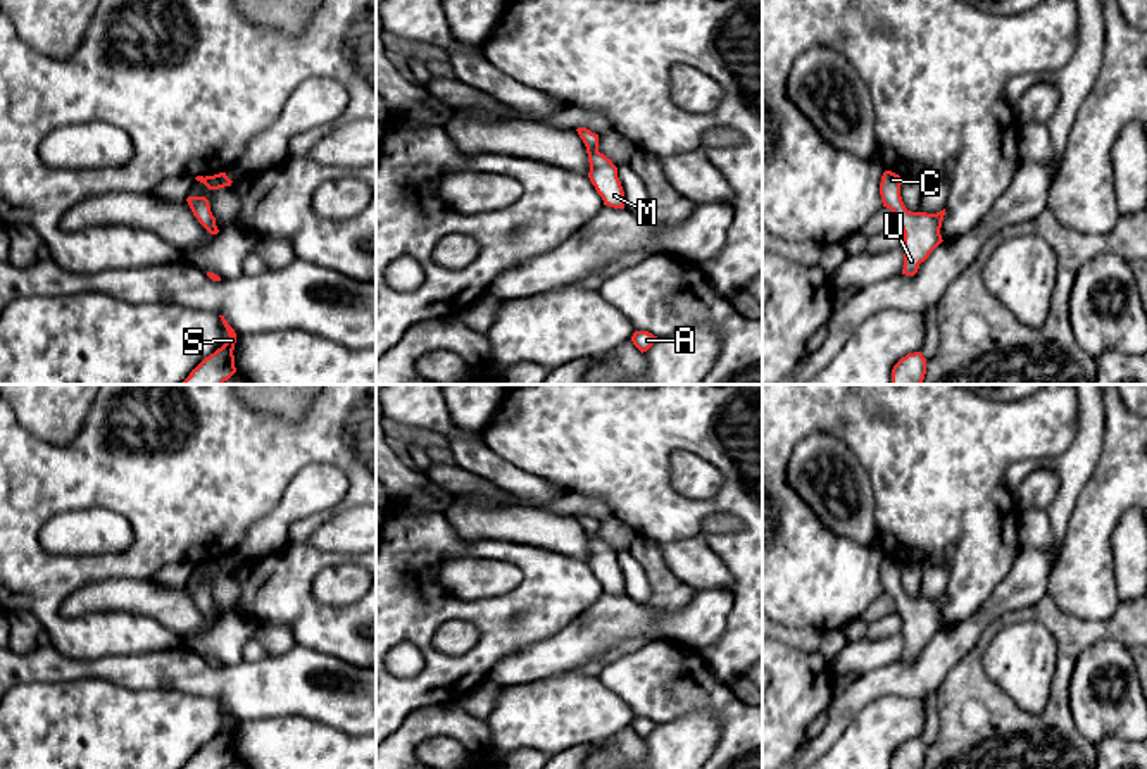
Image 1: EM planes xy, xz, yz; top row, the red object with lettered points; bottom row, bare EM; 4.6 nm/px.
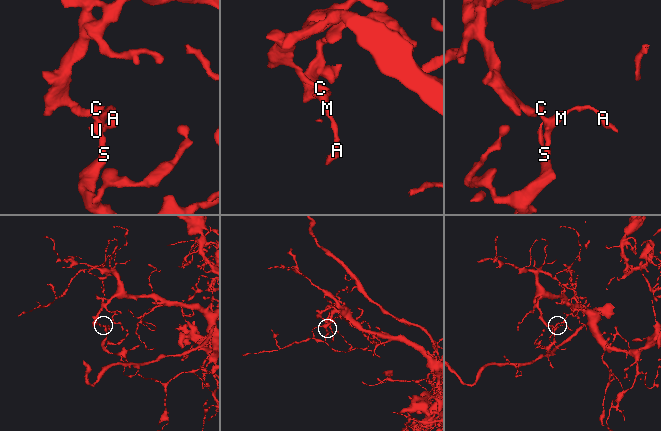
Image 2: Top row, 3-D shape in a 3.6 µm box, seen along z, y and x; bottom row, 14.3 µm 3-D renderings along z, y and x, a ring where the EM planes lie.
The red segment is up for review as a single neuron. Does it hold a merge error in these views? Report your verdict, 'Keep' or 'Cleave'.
Keep

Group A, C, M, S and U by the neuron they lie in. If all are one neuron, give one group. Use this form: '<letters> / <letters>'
A C M S U

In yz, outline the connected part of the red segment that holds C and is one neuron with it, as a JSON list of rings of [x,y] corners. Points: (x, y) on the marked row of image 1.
[[[885,171],[880,183],[883,207],[895,214],[897,226],[904,231],[904,269],[902,274],[914,276],[919,264],[943,241],[940,234],[945,209],[937,214],[911,212],[900,197],[902,178]]]

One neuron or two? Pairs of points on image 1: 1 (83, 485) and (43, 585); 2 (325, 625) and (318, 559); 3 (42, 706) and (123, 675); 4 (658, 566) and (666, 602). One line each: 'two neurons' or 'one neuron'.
1: one neuron
2: one neuron
3: two neurons
4: one neuron

